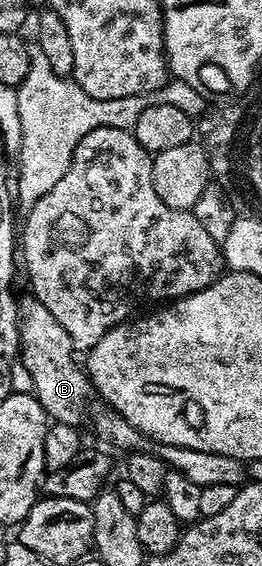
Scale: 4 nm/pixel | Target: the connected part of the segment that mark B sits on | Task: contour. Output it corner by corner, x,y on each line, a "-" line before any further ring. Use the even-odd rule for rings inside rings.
31,294
20,297
17,306
17,338
19,341
19,364
29,375
31,391
43,410
58,424
70,424
79,430
90,428
110,449
118,448
122,454
143,452
155,454
174,472
195,482
195,486
240,486
246,483
246,465
227,454
211,454
207,450
191,450
191,446
171,446
152,440
147,434
135,430
111,405
106,404
89,381
89,373
76,360
75,349
67,330
59,326
51,310
43,306
-
85,427
85,428
84,428
-
113,447
113,448
112,448

